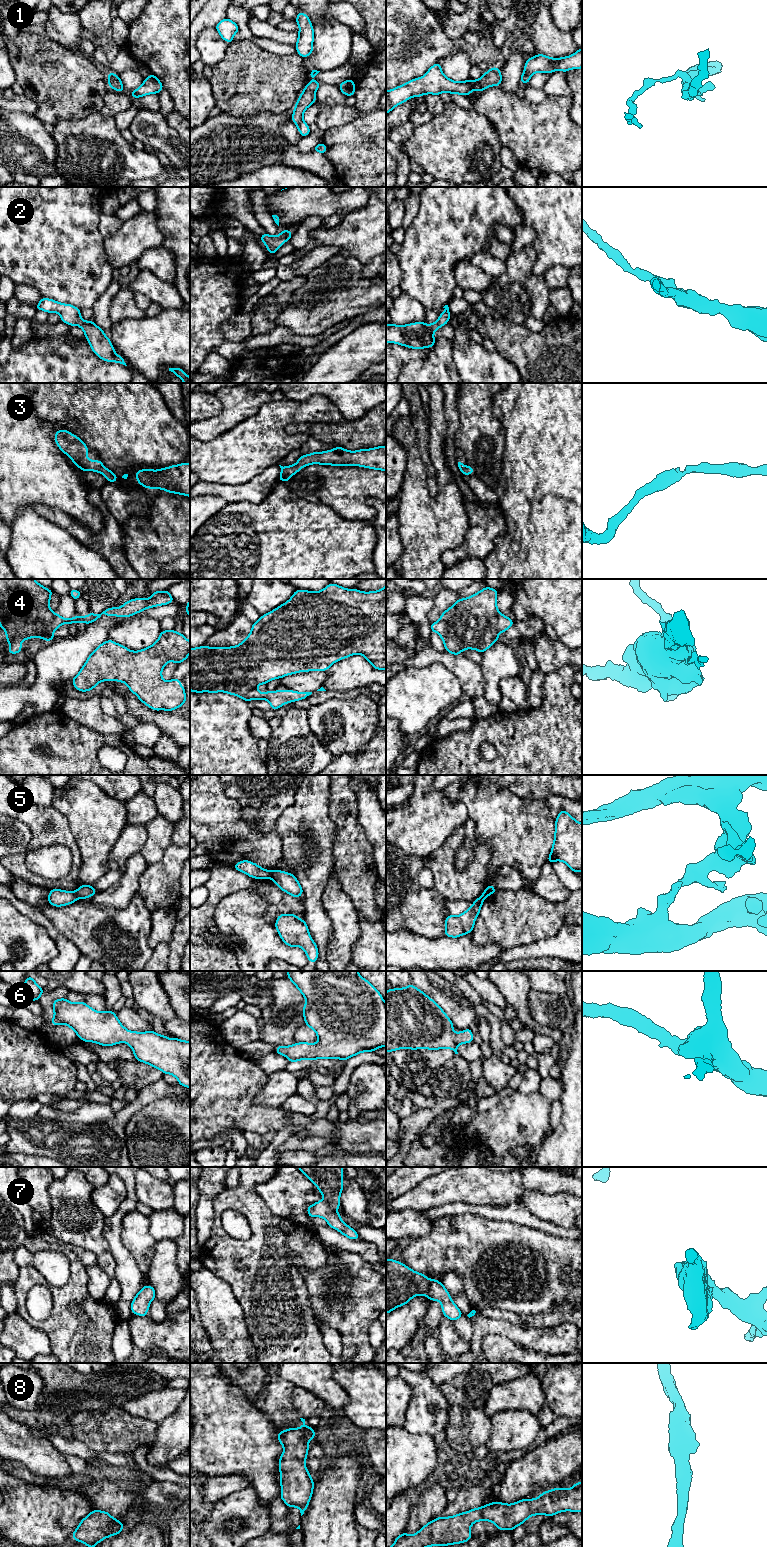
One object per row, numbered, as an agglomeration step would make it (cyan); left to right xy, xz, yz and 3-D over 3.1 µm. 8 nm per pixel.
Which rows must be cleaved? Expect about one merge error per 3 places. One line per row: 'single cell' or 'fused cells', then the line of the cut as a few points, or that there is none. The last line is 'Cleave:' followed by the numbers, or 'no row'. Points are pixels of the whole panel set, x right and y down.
1: single cell; no cut
2: single cell; no cut
3: single cell; no cut
4: fused cells; cut in xy along (40, 627), (37, 624), (29, 623), (17, 629), (5, 630)
5: fused cells; cut in xz along (273, 871), (270, 877)
6: single cell; no cut
7: single cell; no cut
8: single cell; no cut
Cleave: 4, 5

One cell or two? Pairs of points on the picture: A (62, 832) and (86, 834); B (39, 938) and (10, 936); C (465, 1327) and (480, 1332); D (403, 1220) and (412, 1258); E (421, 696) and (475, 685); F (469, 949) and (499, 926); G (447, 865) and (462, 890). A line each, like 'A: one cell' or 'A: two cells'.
A: two cells
B: one cell
C: two cells
D: two cells
E: two cells
F: two cells
G: one cell

